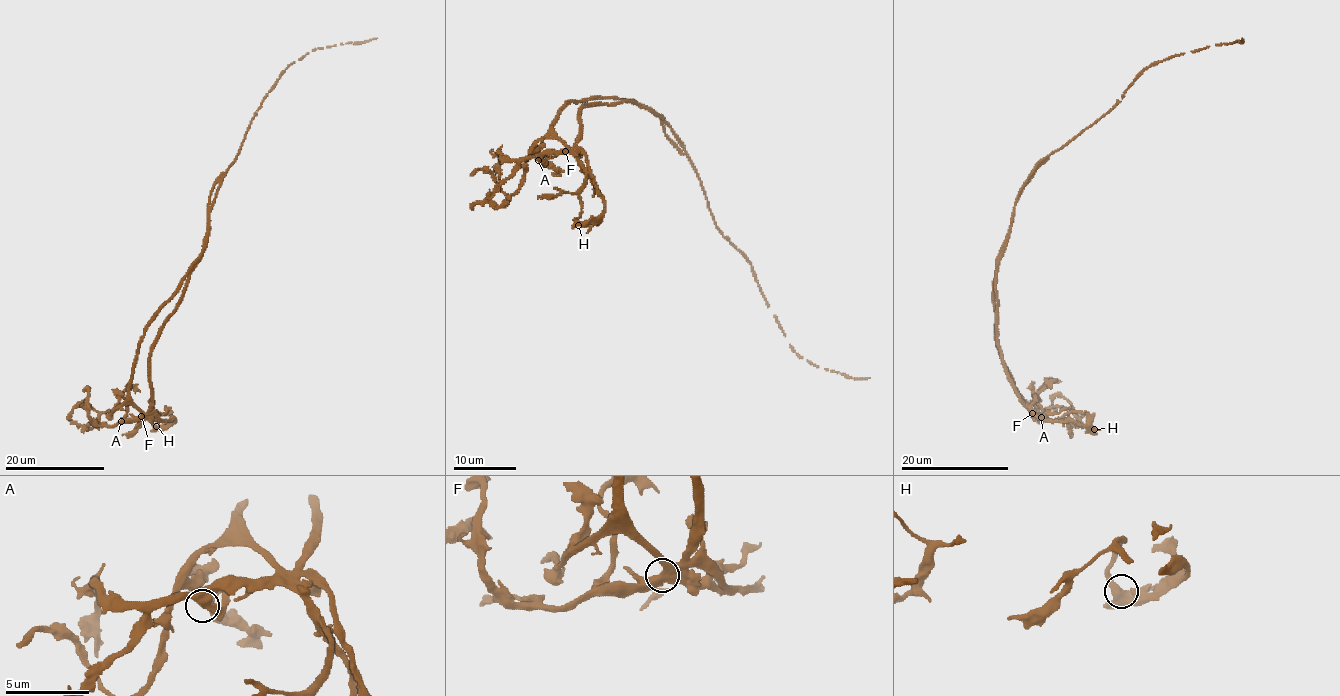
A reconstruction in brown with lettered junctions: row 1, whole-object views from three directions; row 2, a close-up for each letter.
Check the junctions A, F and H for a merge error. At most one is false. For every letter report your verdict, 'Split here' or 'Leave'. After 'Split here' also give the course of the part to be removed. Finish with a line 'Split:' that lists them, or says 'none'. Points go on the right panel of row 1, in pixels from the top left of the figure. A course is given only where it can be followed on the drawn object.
A: Leave
F: Split here. Course of the part to remove: (1031, 413), (999, 353), (993, 278), (1014, 202), (1029, 174), (1114, 107), (1145, 69), (1184, 53), (1242, 38)
H: Leave
Split: F

